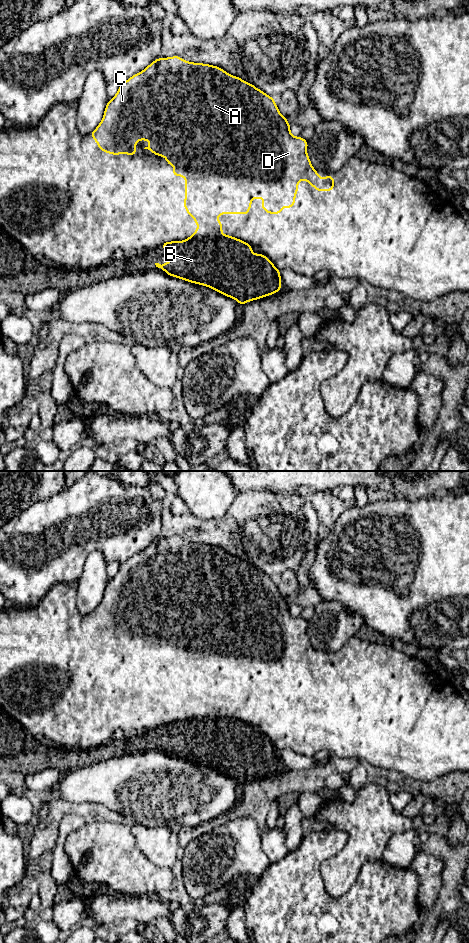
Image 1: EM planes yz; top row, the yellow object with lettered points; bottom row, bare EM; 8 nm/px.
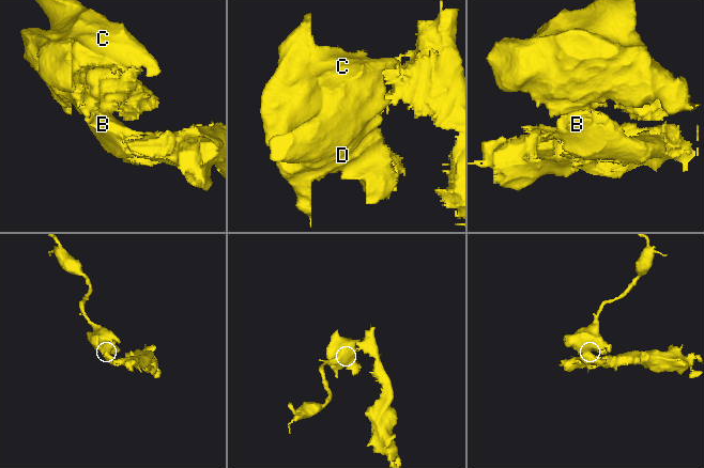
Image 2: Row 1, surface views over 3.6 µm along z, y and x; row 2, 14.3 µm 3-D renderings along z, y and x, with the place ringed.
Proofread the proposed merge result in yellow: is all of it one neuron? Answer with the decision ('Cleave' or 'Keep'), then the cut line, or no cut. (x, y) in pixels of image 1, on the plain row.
Cleave. Split along yz (186, 719), (224, 717), (230, 727), (267, 740)

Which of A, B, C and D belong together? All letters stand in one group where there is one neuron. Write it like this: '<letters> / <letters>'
A C D / B

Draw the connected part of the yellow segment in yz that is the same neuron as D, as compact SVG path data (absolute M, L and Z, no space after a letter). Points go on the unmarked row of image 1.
M173 536L169 538L158 538L147 546L142 552L133 555L124 563L120 564L117 574L108 581L104 596L98 607L90 613L95 622L98 623L98 627L103 632L107 632L113 635L120 635L124 632L127 635L136 635L136 622L138 620L148 620L150 625L144 629L150 630L157 636L164 636L168 645L174 645L174 652L172 656L183 656L186 659L184 669L186 671L186 677L184 679L183 686L187 690L188 695L194 698L194 702L199 705L197 710L192 716L186 720L191 720L196 716L213 716L223 718L228 721L230 728L237 730L246 730L249 736L254 738L266 739L268 738L264 734L253 734L252 726L242 720L234 718L232 716L222 714L223 703L218 701L219 694L243 694L246 695L251 690L251 683L253 678L265 678L266 680L260 685L268 694L281 694L282 687L292 688L295 686L296 680L294 677L298 671L298 661L306 660L310 666L313 666L316 671L326 672L332 671L334 668L334 657L331 655L325 656L323 659L318 655L318 652L311 645L310 639L307 635L308 621L302 617L294 617L290 612L290 604L287 602L287 597L280 594L279 589L275 583L275 580L263 571L257 569L254 565L240 559L239 557L232 556L225 552L223 549L217 546L192 543L183 540L179 536Z

